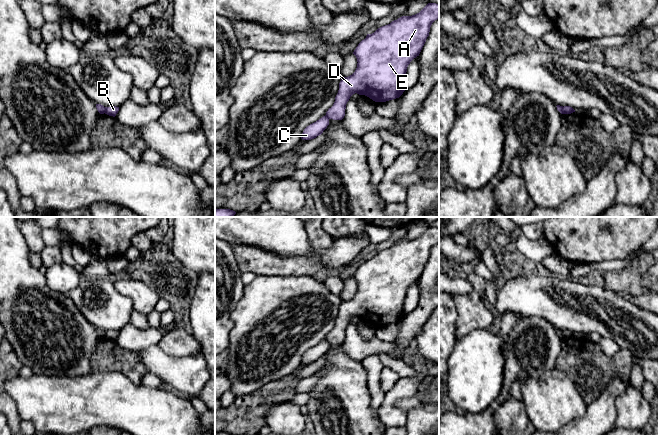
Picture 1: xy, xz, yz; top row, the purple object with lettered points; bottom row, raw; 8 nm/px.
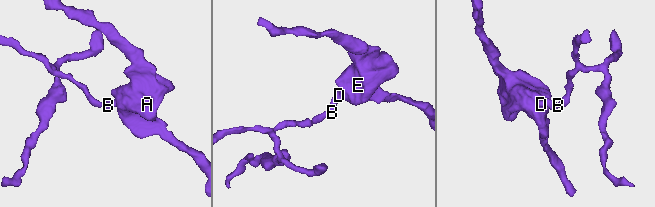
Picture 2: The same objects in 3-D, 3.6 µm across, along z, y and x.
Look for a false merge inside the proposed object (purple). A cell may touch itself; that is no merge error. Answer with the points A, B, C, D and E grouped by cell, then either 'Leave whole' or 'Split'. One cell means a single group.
Groups: A B D E / C. Split

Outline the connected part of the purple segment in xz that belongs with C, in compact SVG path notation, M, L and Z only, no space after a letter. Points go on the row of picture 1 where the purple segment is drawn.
M323 116L322 118L310 124L304 129L301 139L311 140L316 138L323 133L323 131L327 128L328 125L329 118L327 116Z

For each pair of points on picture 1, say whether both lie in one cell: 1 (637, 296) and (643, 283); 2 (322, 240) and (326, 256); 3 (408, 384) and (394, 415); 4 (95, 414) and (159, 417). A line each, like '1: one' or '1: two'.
1: two
2: two
3: one
4: one

